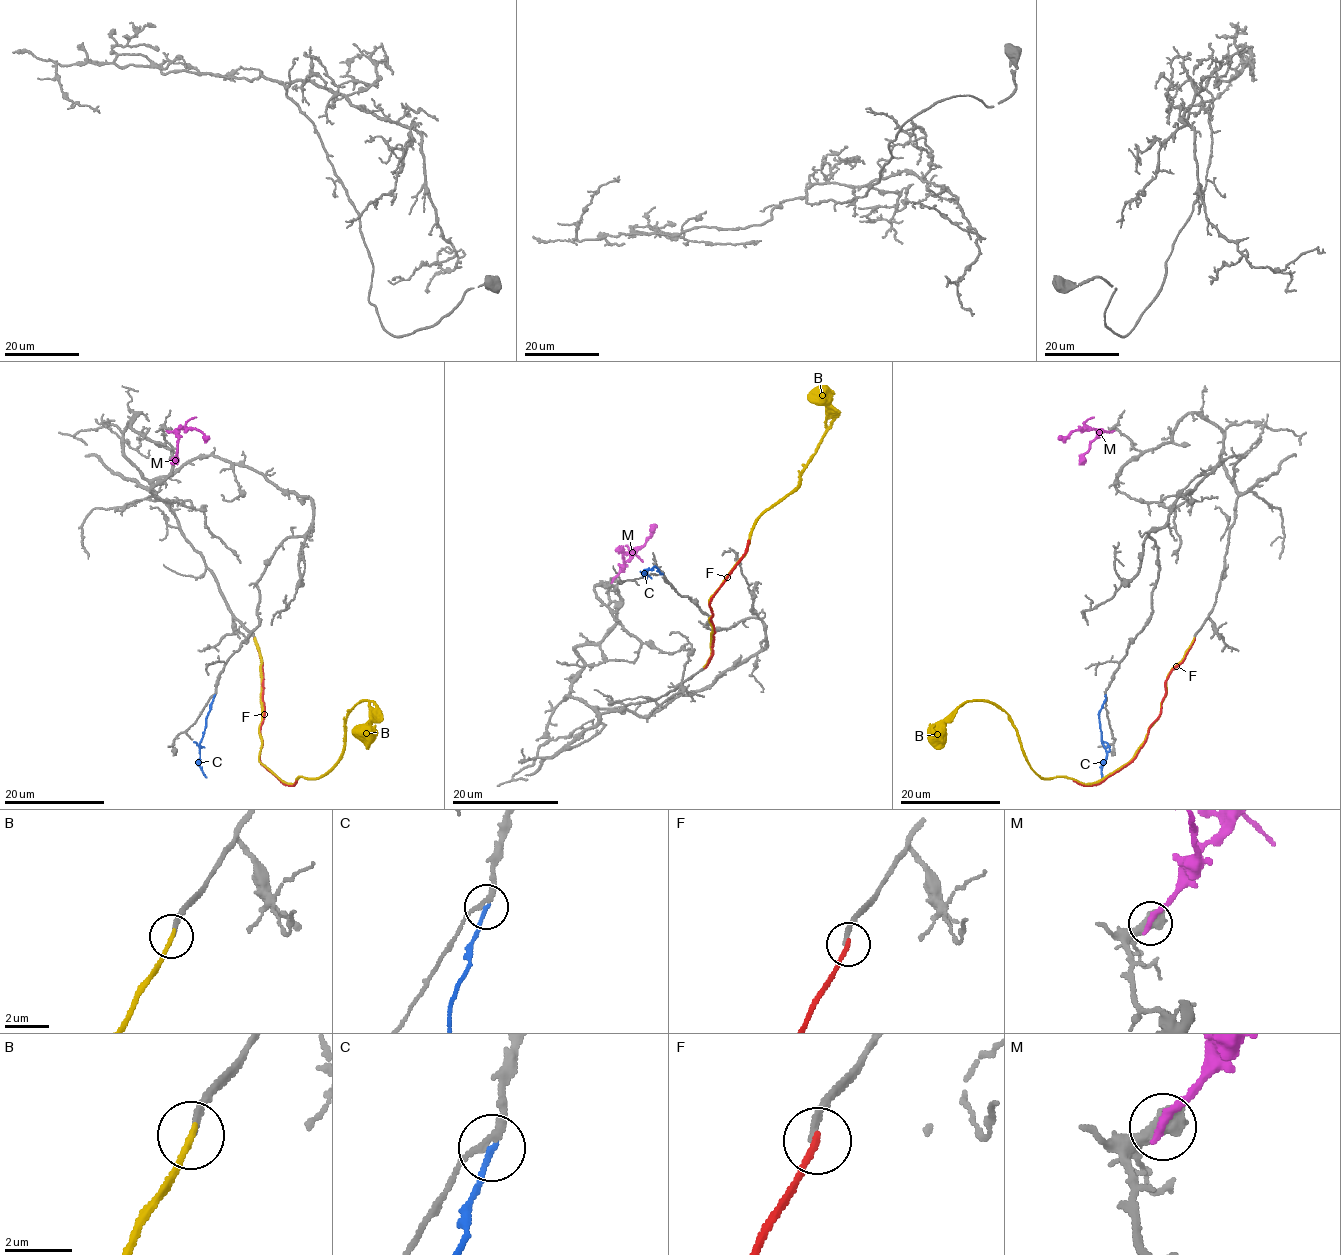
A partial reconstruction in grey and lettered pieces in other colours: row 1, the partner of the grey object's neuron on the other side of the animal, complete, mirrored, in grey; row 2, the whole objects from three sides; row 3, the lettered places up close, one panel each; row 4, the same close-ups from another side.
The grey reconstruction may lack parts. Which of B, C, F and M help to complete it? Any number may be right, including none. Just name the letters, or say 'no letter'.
B, C

